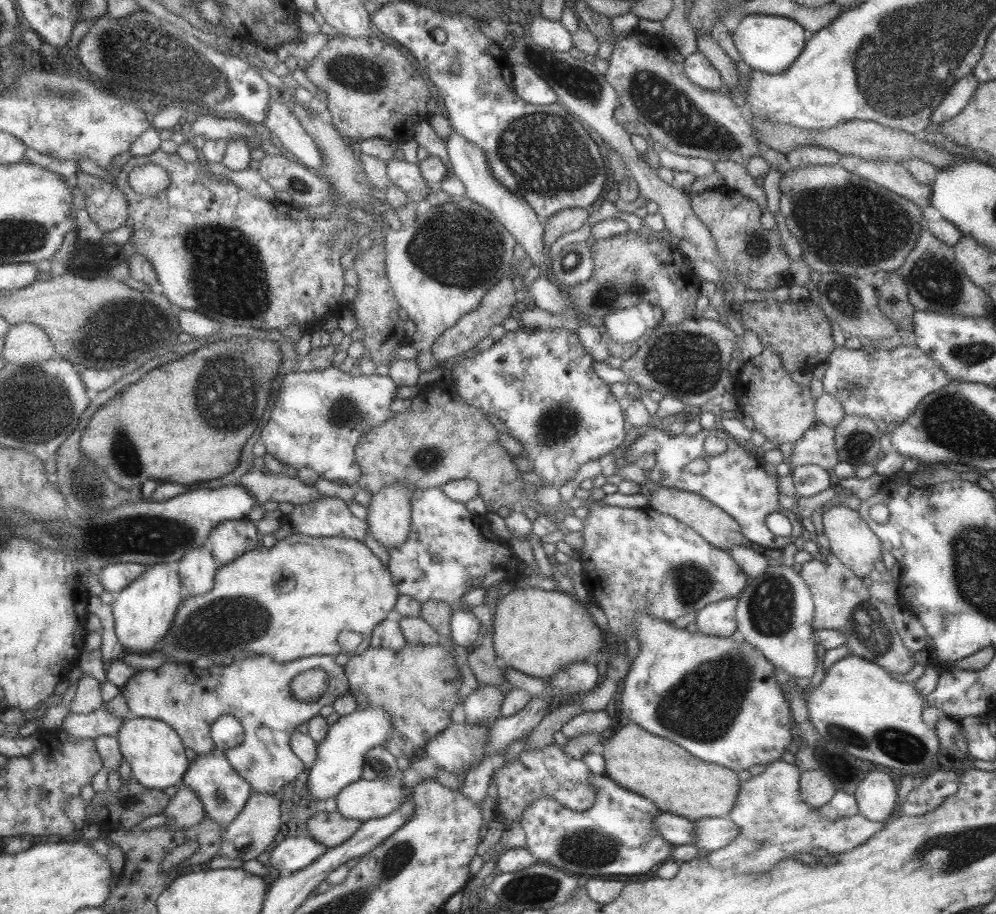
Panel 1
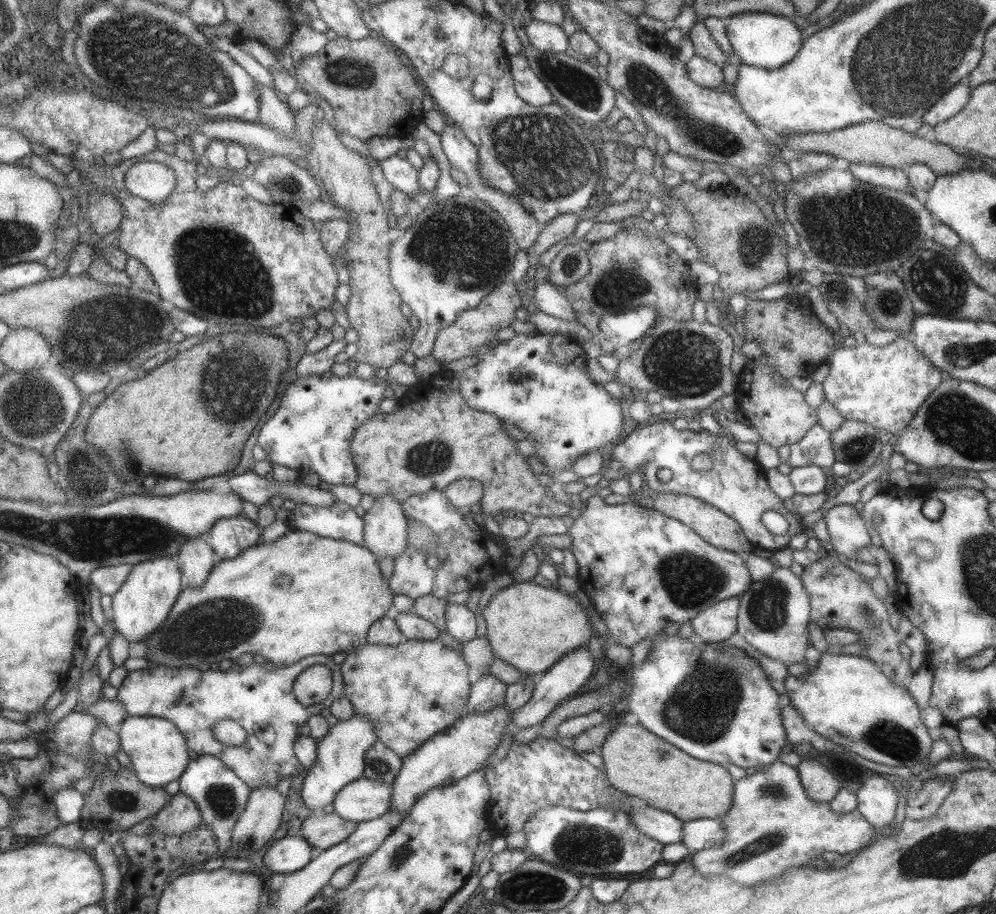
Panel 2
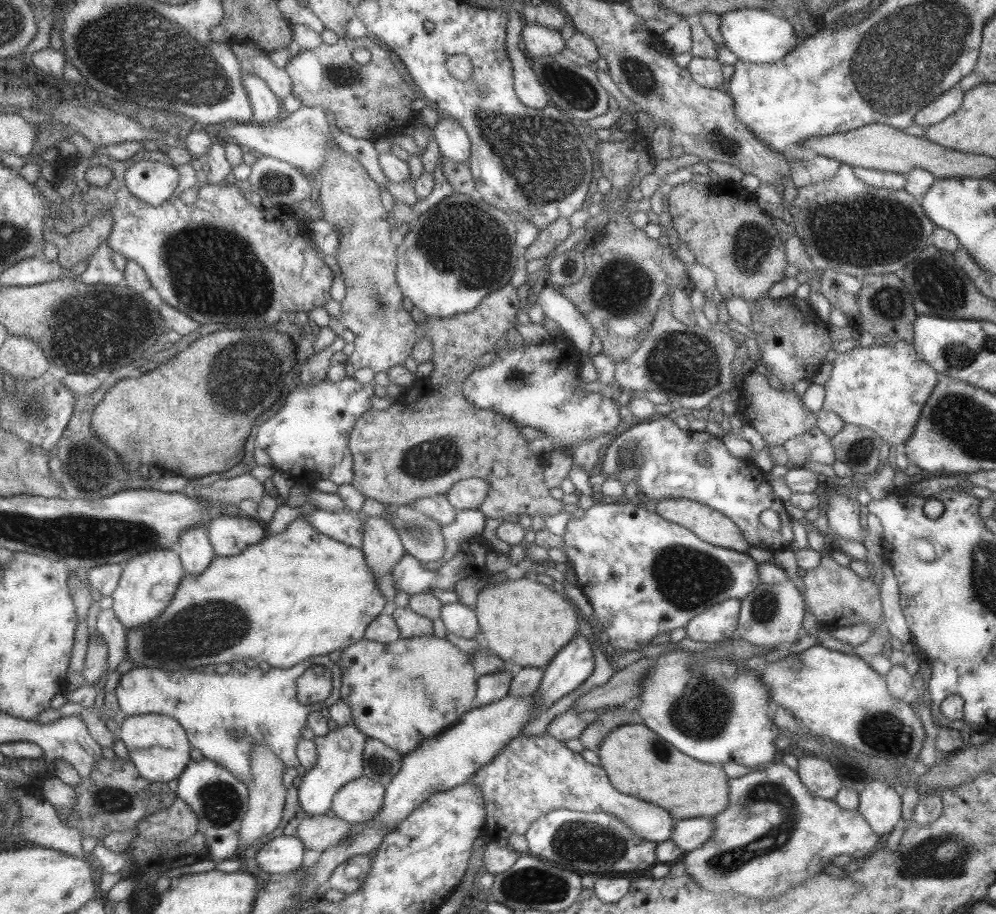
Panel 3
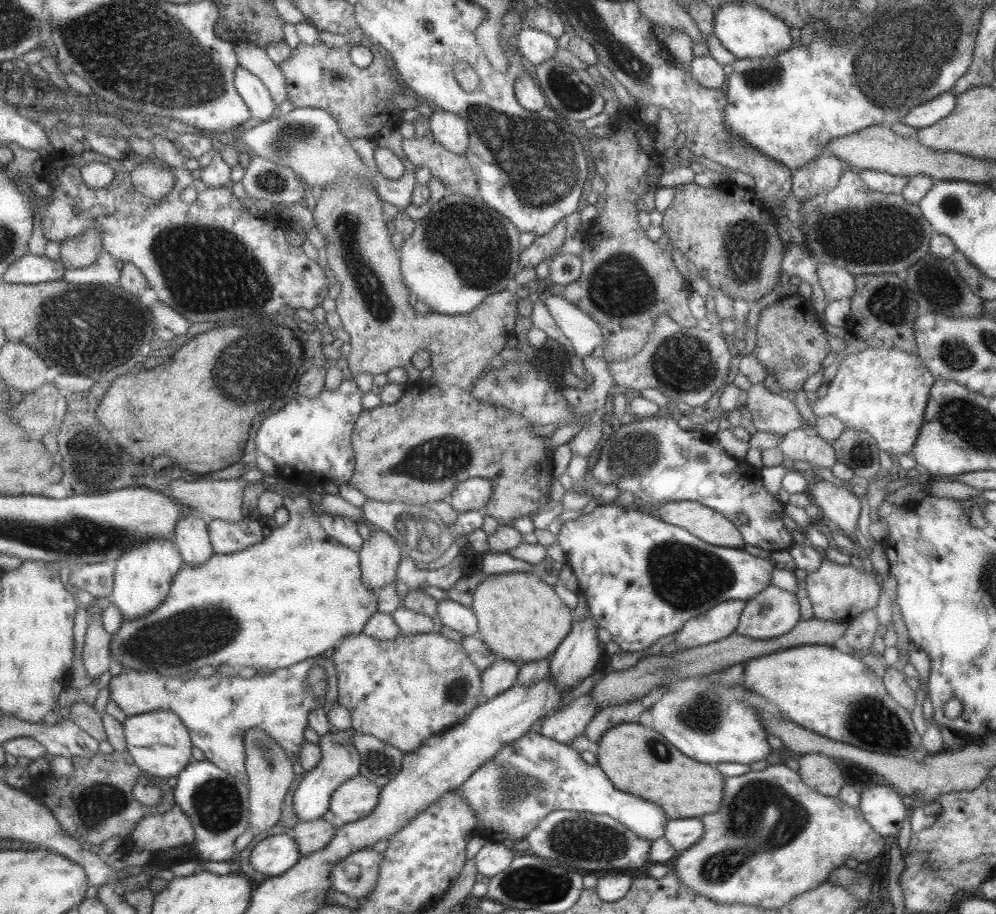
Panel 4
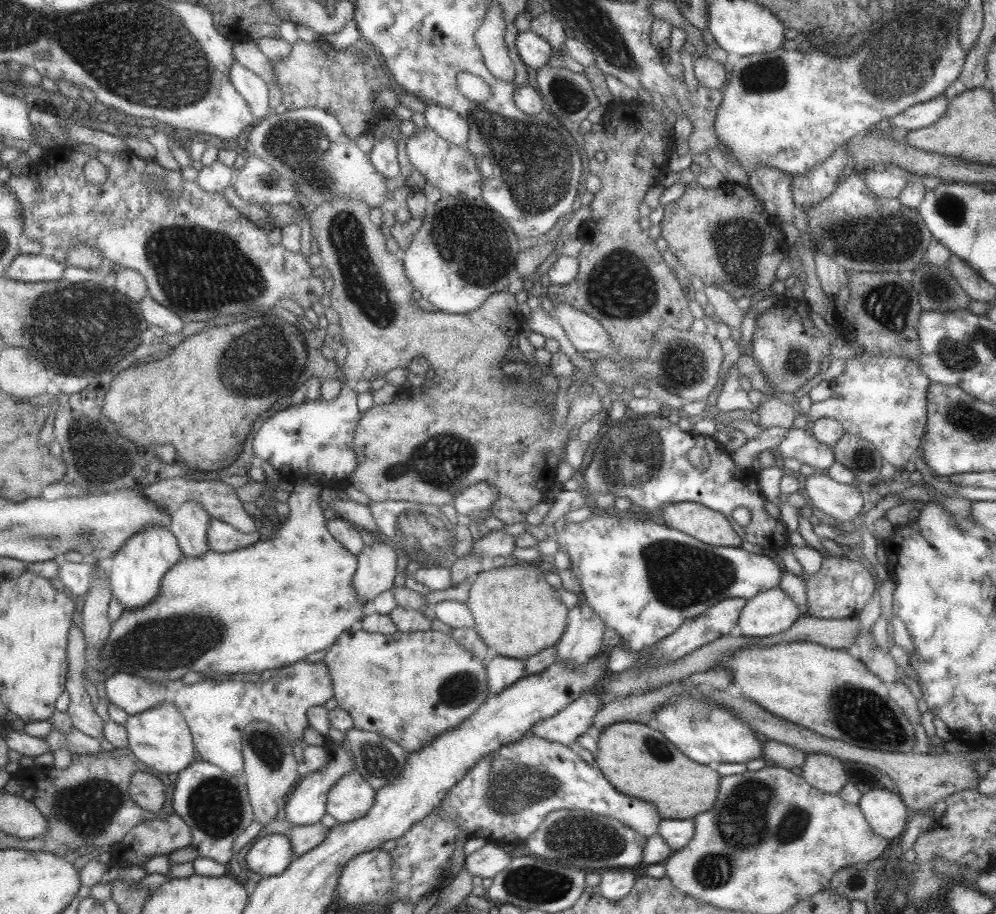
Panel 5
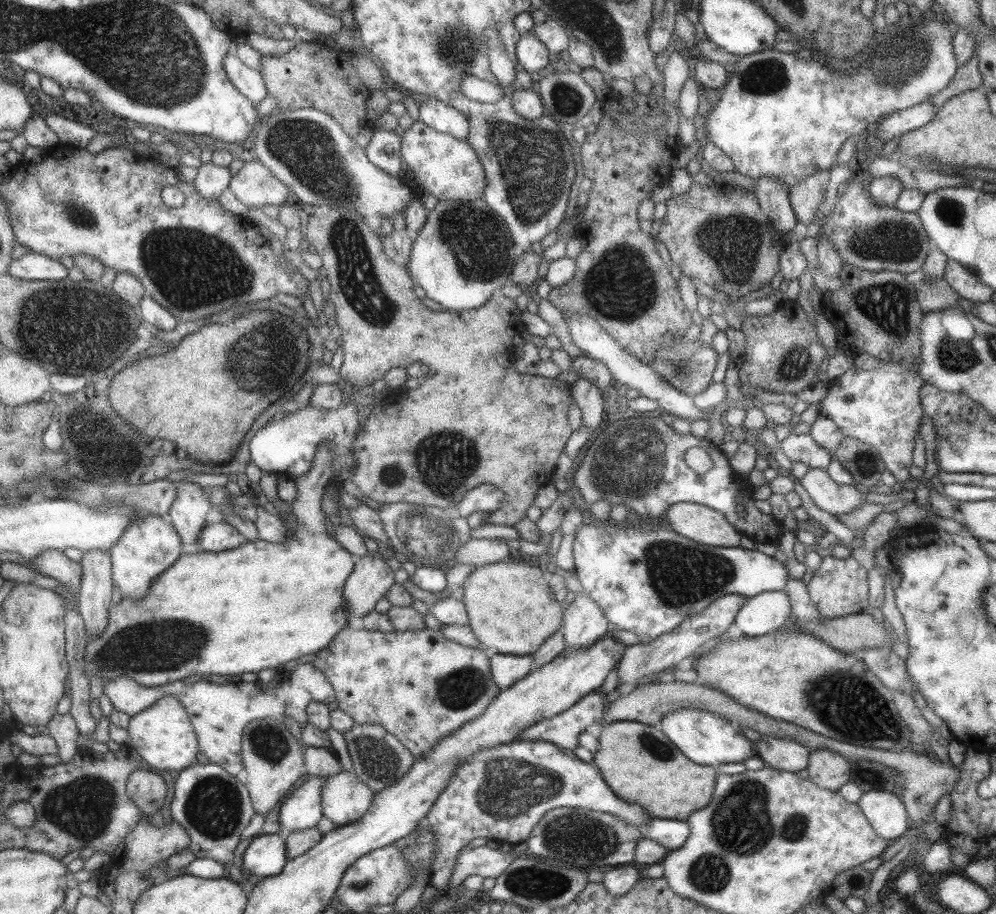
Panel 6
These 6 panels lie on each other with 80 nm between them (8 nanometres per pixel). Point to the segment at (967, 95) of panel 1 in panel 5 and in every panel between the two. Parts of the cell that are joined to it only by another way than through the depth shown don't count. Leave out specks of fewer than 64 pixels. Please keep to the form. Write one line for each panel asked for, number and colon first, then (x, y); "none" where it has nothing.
2: (950, 103)
3: (946, 103)
4: (927, 113)
5: (922, 114)

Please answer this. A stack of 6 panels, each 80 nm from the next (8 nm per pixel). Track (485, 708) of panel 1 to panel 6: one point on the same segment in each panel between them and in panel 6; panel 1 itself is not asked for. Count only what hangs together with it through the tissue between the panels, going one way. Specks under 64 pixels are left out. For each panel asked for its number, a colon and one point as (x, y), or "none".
2: (487, 692)
3: (490, 687)
4: (500, 675)
5: (501, 672)
6: (506, 669)

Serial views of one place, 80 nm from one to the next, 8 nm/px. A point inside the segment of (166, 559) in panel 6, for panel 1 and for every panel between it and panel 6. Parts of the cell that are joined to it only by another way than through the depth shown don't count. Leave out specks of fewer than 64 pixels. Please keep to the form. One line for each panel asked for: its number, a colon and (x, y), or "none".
1: (142, 611)
2: (150, 588)
3: (147, 581)
4: (141, 575)
5: (135, 569)

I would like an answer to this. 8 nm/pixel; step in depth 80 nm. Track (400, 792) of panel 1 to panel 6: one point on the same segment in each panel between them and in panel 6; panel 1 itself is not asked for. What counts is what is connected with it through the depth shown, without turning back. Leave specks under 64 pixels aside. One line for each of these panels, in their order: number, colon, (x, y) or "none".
2: (363, 799)
3: (358, 801)
4: (352, 800)
5: (350, 798)
6: (344, 798)

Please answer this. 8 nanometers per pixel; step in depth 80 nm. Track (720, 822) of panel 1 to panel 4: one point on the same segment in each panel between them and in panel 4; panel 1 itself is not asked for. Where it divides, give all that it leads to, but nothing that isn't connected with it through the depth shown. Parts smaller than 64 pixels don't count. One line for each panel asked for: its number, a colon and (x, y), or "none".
2: (700, 833)
3: (687, 834)
4: (680, 833)

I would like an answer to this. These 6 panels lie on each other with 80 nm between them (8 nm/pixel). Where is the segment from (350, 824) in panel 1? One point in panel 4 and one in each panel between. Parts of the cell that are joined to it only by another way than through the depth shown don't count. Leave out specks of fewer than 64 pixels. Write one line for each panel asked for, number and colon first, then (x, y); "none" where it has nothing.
2: (322, 830)
3: (316, 832)
4: (310, 835)

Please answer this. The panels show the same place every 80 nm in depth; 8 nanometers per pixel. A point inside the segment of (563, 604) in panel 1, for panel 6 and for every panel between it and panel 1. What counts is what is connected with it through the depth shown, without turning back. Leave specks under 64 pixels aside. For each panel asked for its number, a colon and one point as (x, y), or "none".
2: (530, 627)
3: (522, 620)
4: (520, 618)
5: (515, 611)
6: (510, 606)

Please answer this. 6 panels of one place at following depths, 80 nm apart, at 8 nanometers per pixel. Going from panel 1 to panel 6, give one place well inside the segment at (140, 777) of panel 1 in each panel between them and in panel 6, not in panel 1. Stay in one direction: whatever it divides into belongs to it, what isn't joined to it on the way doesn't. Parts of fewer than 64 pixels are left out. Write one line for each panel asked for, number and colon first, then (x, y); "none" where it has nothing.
2: (156, 749)
3: (157, 746)
4: (158, 743)
5: (159, 738)
6: (162, 736)

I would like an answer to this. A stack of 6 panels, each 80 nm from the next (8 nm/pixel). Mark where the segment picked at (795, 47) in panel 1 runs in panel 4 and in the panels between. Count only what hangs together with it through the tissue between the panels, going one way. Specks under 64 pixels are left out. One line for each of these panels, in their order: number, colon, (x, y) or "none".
2: (761, 39)
3: (757, 35)
4: (746, 30)

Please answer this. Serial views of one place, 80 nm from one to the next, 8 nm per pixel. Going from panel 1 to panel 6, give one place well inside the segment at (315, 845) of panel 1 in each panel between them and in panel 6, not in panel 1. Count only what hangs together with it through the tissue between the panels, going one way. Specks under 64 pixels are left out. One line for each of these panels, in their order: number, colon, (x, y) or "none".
2: (288, 854)
3: (282, 854)
4: (272, 856)
5: (269, 854)
6: (265, 855)

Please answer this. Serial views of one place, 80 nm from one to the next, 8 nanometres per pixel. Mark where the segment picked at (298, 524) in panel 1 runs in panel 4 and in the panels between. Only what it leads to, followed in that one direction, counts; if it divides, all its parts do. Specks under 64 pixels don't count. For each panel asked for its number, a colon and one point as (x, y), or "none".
2: (338, 521)
3: (344, 526)
4: (344, 530)

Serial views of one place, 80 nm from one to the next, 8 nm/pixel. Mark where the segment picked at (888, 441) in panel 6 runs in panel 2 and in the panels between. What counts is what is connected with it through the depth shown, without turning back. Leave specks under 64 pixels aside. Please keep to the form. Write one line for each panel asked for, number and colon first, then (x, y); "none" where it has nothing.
2: (884, 386)
3: (883, 387)
4: (883, 392)
5: (883, 400)

